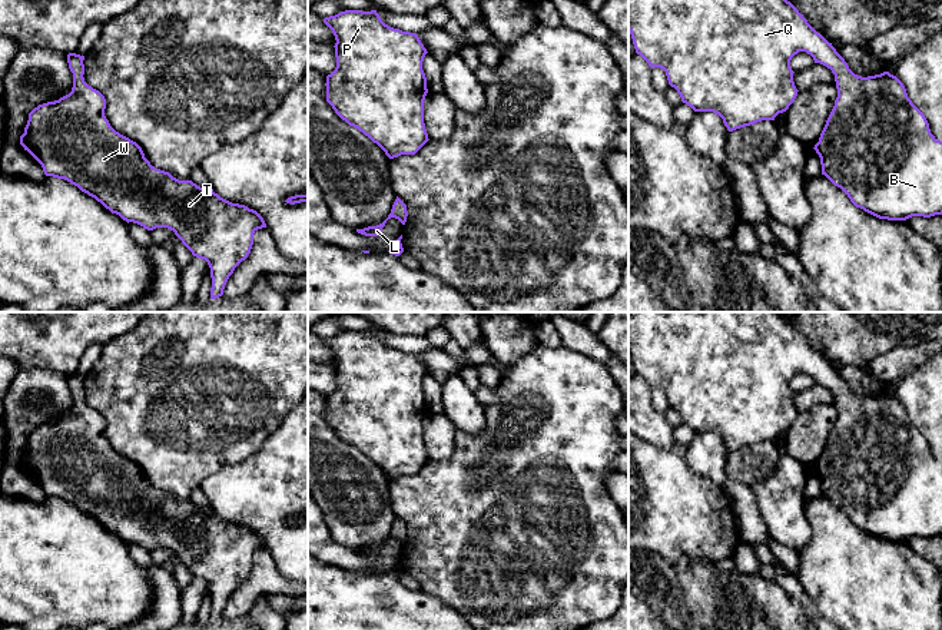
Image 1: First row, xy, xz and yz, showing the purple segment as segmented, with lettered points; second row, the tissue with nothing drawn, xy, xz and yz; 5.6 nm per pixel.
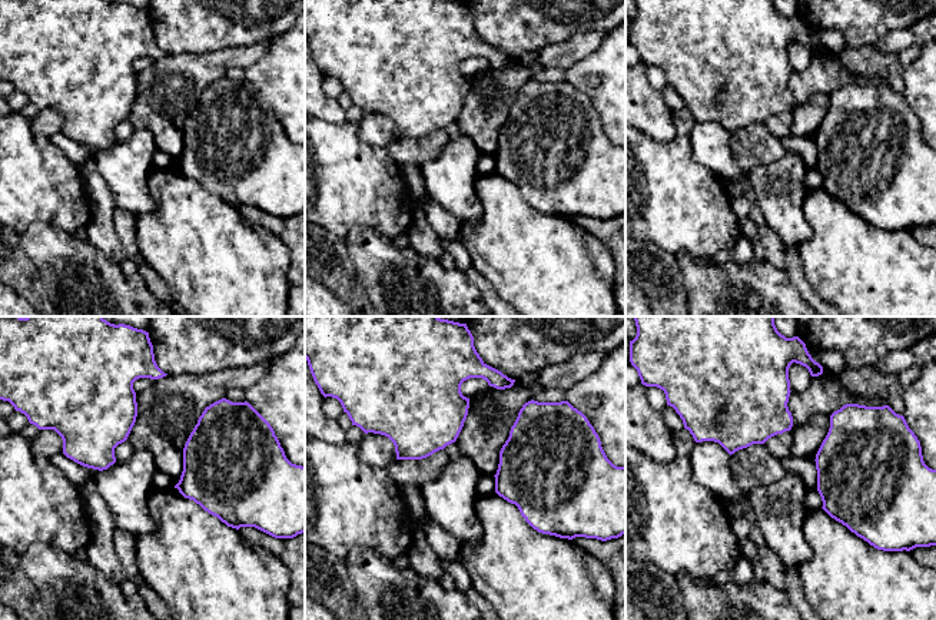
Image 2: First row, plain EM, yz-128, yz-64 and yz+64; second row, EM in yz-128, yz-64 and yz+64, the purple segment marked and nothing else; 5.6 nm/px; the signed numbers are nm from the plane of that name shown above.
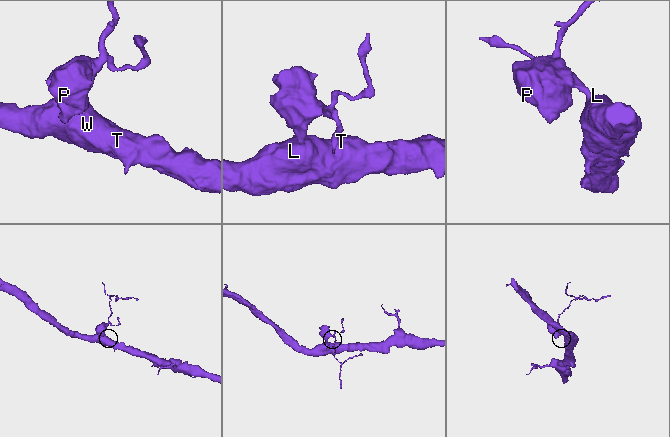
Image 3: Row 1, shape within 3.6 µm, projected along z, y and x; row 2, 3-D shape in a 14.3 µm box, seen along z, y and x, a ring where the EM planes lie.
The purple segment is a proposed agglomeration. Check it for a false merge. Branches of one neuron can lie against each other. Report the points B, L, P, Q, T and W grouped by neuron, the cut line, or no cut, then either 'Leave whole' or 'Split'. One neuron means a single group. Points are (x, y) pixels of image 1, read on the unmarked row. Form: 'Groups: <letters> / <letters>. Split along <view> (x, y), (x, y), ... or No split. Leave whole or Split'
Groups: B L P Q T W. No split. Leave whole

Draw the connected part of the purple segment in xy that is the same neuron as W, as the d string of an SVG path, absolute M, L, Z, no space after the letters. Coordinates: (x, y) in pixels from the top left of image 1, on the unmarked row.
M67 375L73 394L72 412L59 421L39 425L29 434L20 465L42 485L46 497L70 503L127 544L137 544L147 551L173 551L193 577L208 583L210 620L222 617L229 597L251 574L253 554L266 548L263 538L245 525L220 518L212 507L200 508L152 487L136 462L110 447L105 437L105 417L84 402L83 381L84 377Z

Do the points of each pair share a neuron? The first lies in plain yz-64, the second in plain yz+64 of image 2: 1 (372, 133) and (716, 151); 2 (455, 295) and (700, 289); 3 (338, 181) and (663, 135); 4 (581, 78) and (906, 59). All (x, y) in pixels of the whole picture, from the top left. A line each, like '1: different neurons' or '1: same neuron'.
1: same neuron
2: same neuron
3: different neurons
4: different neurons

